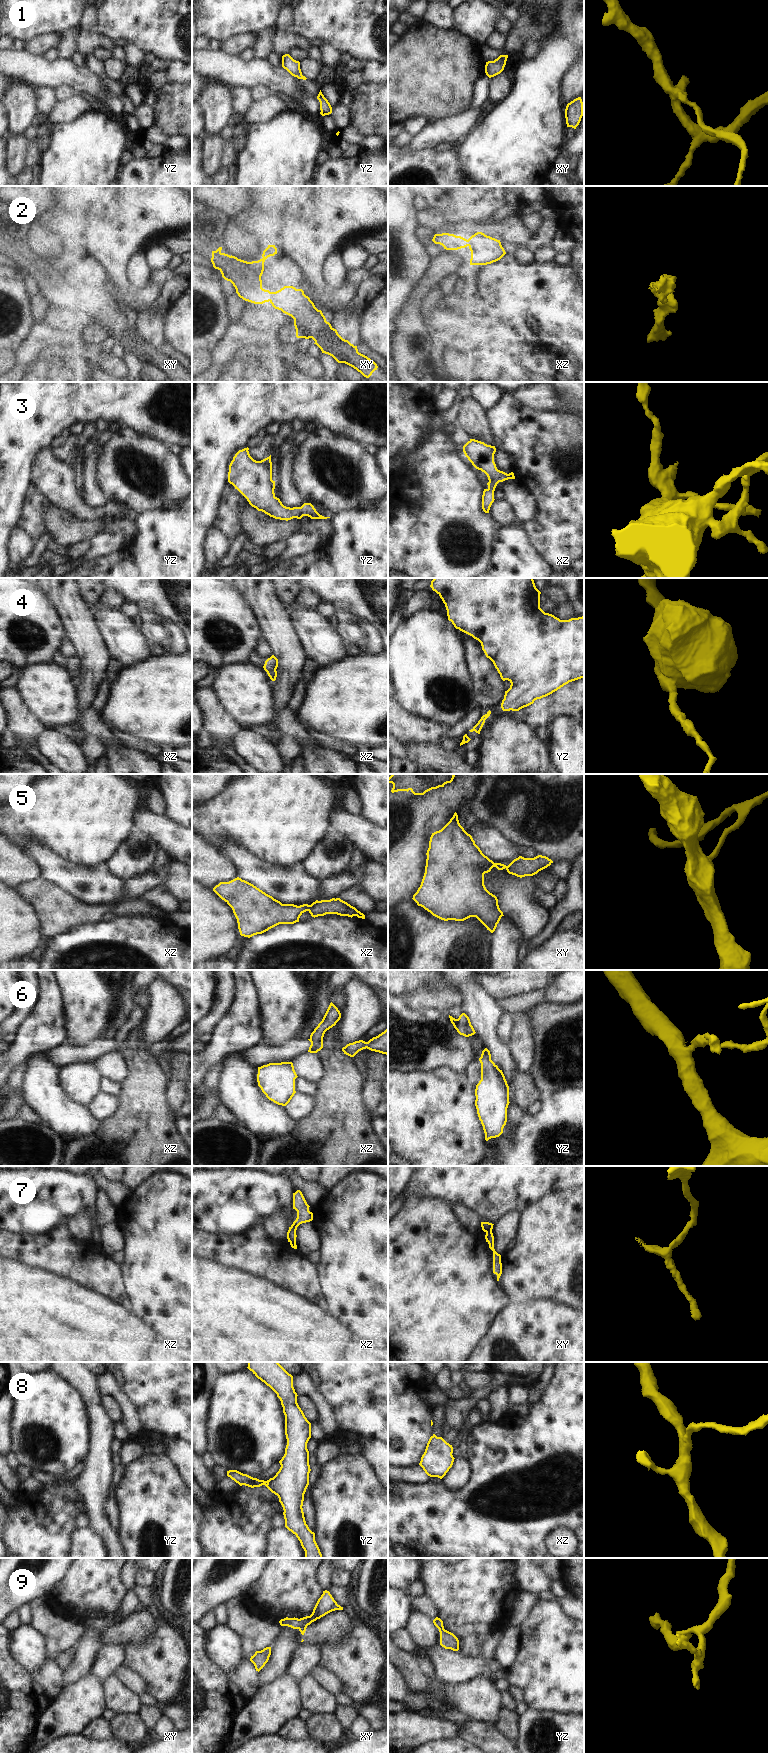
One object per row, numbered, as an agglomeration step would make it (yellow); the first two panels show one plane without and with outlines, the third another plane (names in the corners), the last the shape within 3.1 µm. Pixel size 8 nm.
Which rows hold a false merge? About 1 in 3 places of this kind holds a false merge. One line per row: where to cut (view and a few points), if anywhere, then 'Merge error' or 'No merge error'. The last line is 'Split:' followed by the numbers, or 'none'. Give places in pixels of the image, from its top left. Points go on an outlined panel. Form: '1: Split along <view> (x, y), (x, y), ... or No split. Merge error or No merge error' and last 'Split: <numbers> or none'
1: No split. No merge error
2: No split. No merge error
3: No split. No merge error
4: No split. No merge error
5: No split. No merge error
6: Split along yz (457, 1019), (462, 1024), (470, 1024). Merge error
7: Split along xy (486, 1231), (491, 1232). Merge error
8: No split. No merge error
9: Split along yz (443, 1627), (439, 1629). Merge error
Split: 6, 7, 9

